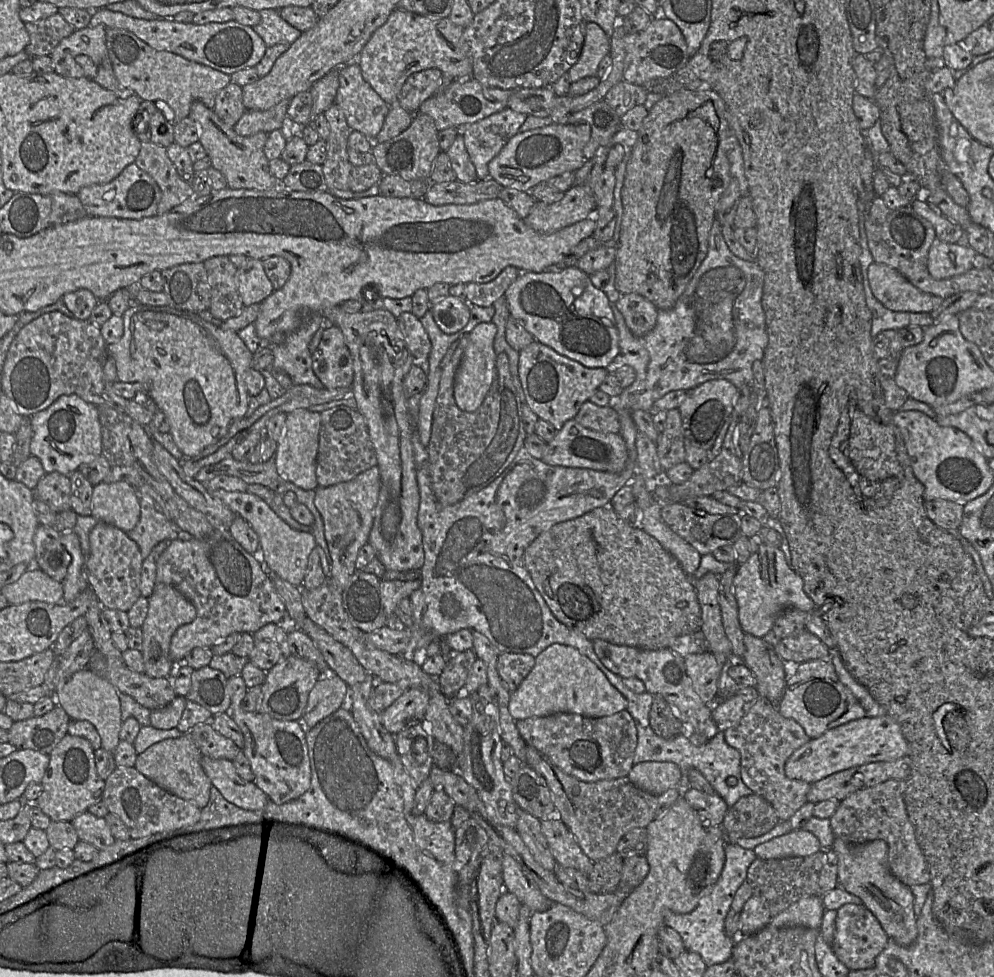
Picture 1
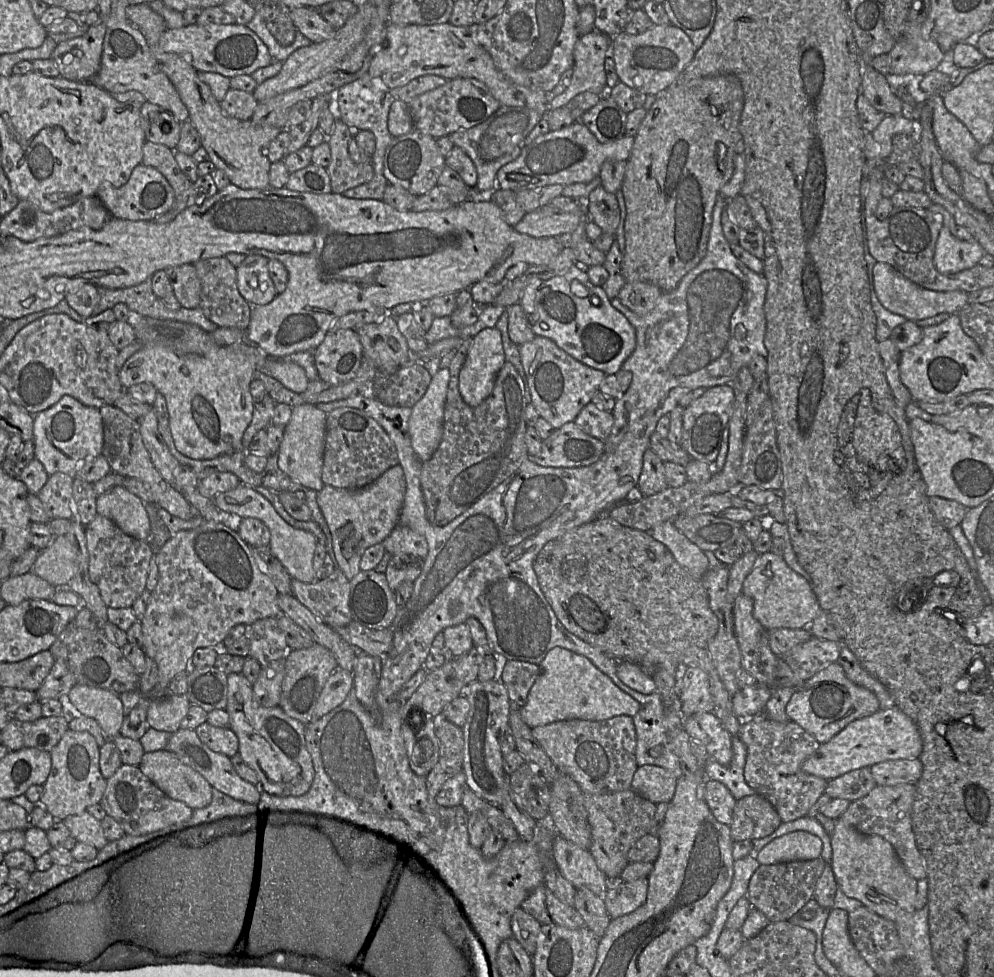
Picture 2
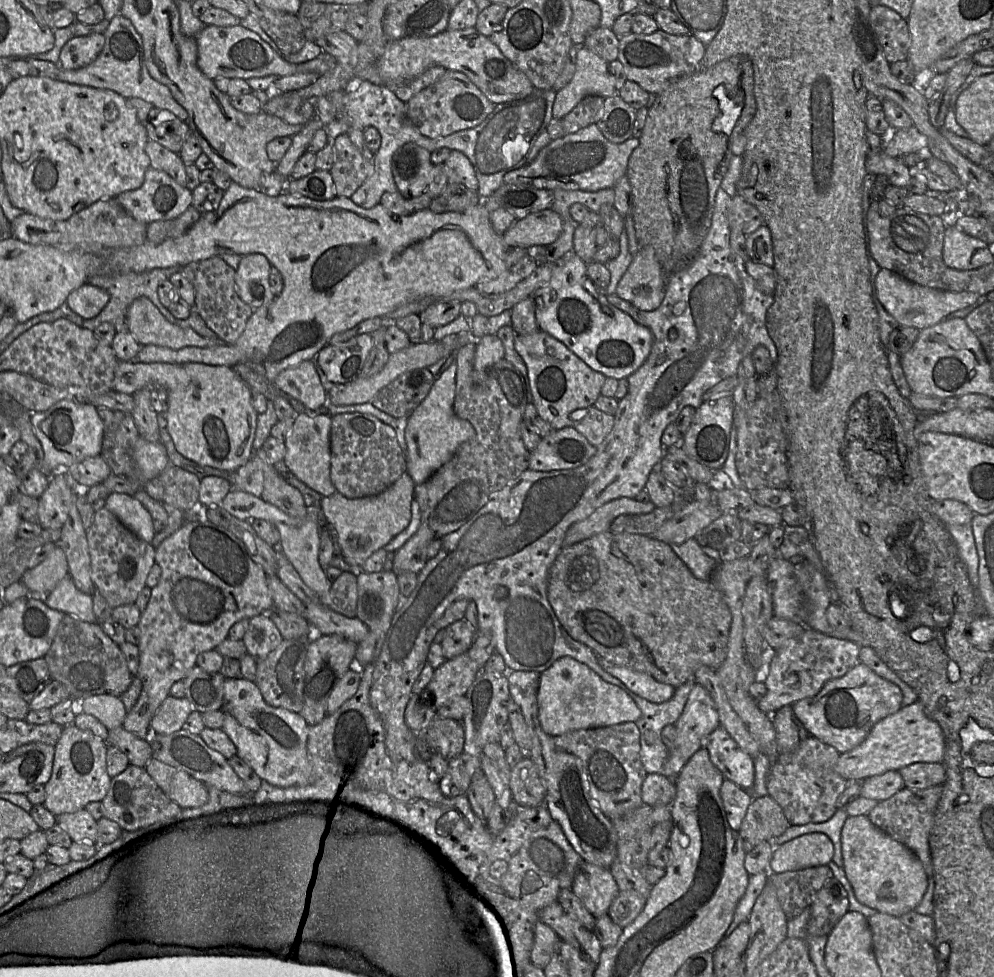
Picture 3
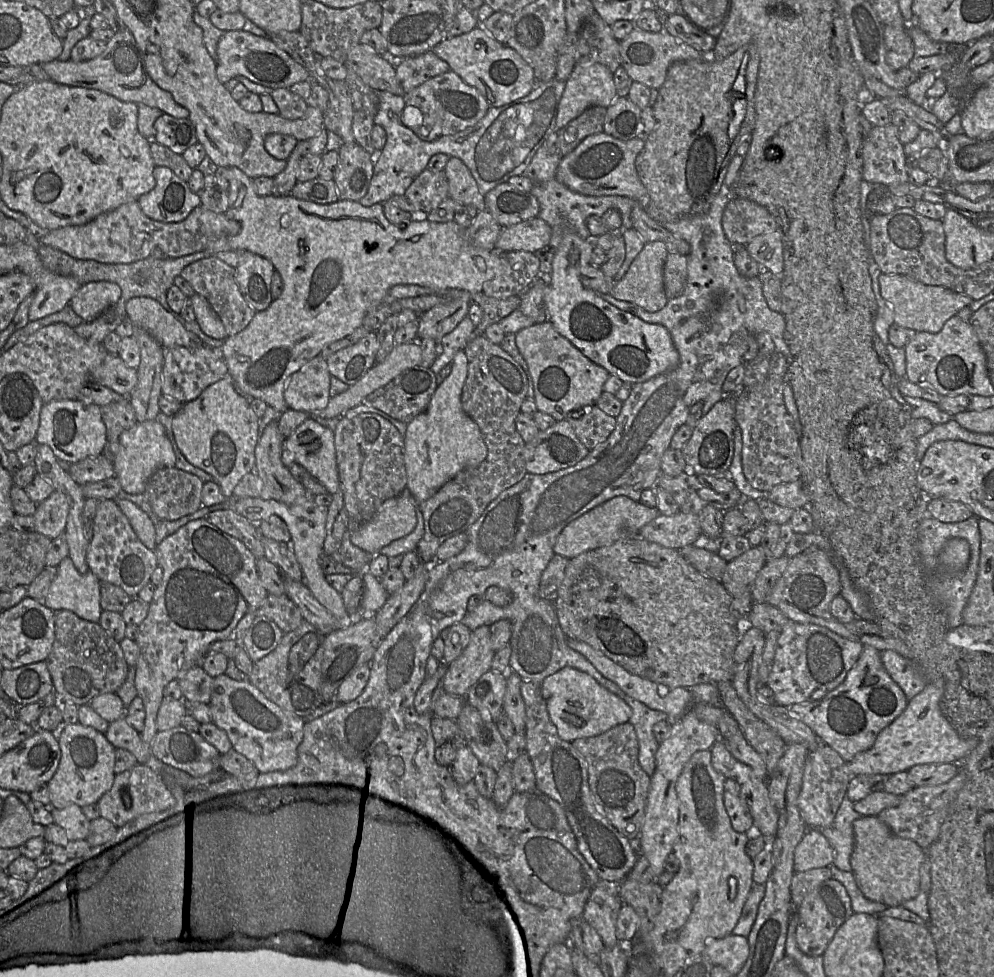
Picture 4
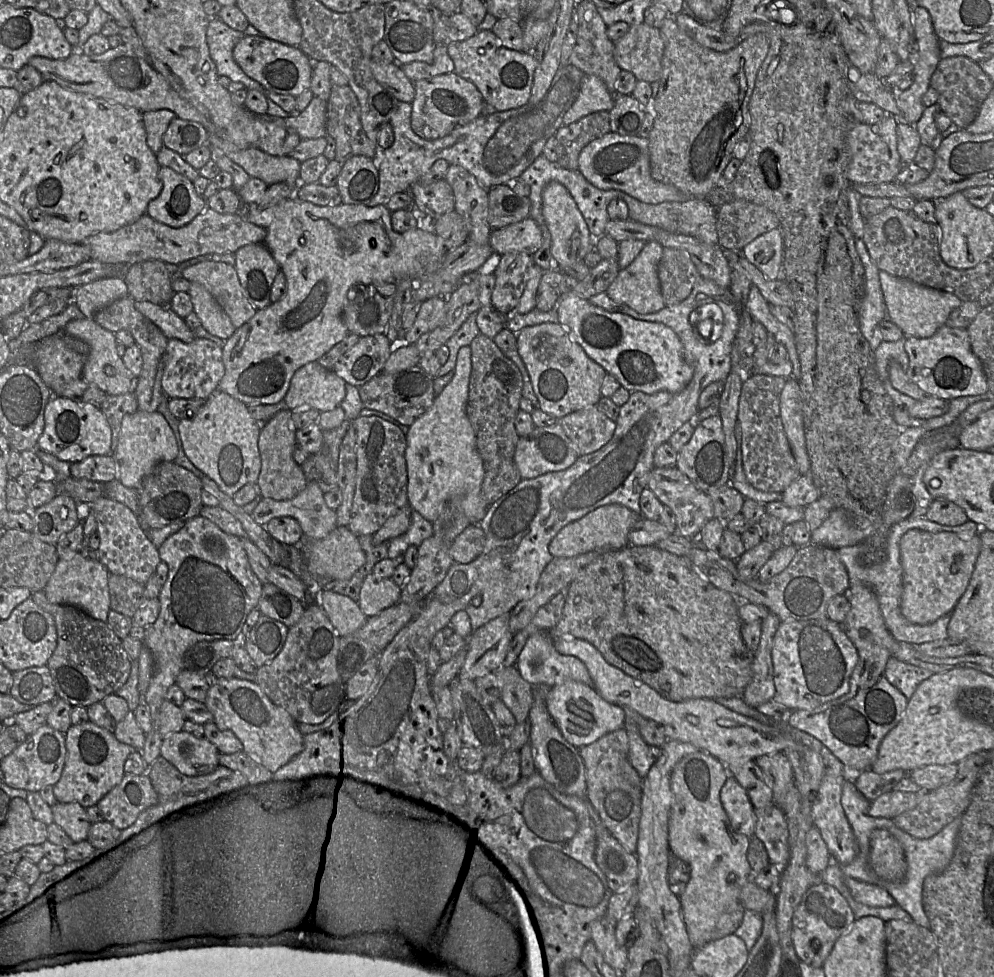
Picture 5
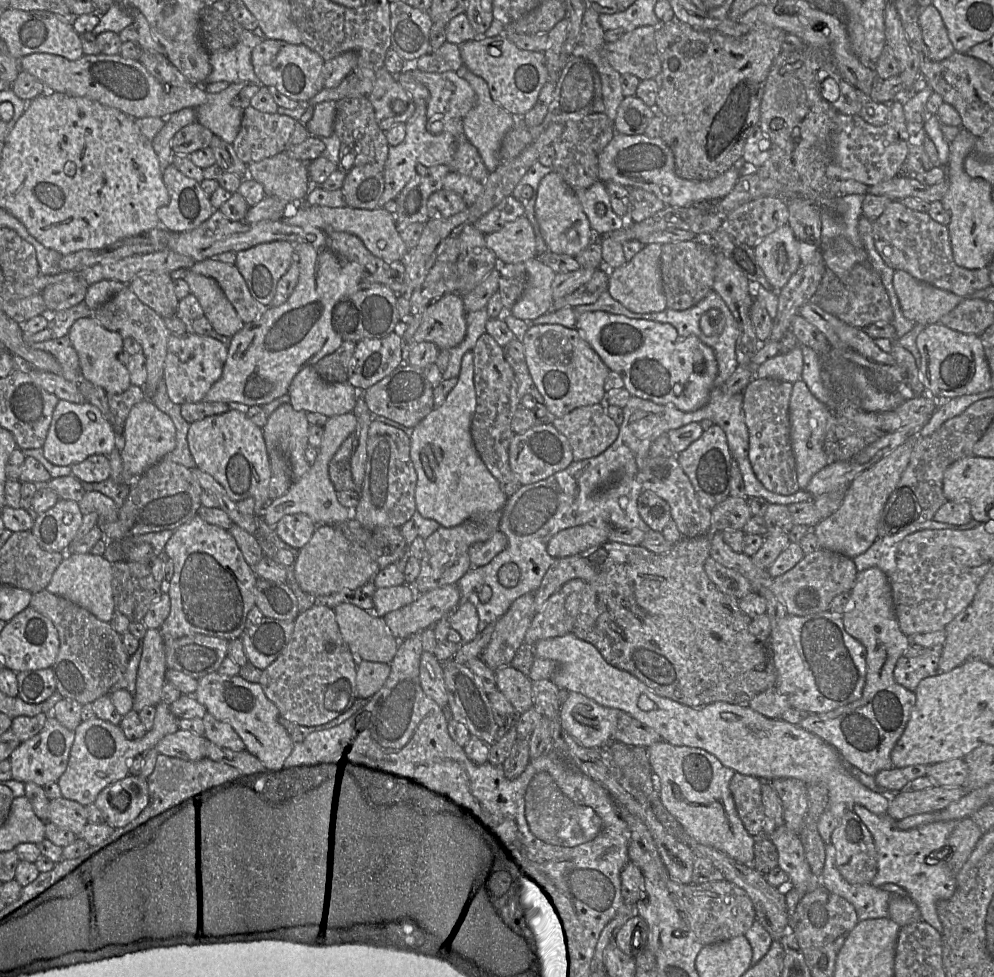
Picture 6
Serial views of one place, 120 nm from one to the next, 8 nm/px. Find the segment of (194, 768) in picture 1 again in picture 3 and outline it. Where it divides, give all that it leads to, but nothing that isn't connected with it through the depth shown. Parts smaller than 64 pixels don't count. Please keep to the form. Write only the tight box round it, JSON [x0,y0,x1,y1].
[145,757,208,809]

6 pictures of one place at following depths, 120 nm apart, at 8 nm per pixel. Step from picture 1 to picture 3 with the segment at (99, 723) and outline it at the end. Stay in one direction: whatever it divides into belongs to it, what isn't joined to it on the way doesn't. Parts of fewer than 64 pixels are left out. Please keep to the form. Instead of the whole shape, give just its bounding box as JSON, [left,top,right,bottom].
[75,694,127,730]

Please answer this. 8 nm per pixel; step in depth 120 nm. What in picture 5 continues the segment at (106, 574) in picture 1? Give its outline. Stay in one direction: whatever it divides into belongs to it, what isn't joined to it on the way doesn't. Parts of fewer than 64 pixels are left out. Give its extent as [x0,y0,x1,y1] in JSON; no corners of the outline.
[89,496,161,584]

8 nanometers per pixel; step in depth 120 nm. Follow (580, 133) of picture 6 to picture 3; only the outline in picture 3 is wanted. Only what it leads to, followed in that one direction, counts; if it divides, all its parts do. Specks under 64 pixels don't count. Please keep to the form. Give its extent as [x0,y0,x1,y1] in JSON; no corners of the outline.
[561,95,604,135]

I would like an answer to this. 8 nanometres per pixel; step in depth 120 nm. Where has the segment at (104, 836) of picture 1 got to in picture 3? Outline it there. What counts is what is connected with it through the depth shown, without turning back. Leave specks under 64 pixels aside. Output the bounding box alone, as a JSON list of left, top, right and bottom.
[56,808,98,843]

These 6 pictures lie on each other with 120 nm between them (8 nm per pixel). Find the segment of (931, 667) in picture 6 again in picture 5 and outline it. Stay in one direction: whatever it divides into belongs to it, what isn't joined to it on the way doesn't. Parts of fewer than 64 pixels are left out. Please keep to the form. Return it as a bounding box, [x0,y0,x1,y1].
[885,657,934,700]

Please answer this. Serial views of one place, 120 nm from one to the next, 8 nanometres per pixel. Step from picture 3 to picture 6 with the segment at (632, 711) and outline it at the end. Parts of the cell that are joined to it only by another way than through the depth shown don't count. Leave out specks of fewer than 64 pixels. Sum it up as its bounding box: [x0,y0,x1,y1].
[560,692,621,748]

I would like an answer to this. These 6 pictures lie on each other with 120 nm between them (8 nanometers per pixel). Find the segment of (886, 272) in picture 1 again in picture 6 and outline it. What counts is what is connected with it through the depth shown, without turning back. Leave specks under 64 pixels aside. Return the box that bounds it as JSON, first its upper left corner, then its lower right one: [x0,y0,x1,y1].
[893,271,962,324]

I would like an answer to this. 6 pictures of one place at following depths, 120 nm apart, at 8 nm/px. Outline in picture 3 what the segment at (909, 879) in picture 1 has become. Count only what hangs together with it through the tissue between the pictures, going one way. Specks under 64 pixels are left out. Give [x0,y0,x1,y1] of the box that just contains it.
[867,785,942,878]

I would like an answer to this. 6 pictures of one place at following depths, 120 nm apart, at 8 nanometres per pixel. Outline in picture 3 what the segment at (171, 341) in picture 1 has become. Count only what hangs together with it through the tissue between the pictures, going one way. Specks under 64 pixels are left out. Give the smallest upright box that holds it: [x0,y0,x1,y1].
[113,361,258,472]

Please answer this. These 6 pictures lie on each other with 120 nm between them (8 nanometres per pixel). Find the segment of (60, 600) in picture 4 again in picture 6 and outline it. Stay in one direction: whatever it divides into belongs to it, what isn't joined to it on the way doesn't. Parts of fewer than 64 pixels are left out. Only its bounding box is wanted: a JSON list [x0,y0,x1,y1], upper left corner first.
[46,553,115,622]

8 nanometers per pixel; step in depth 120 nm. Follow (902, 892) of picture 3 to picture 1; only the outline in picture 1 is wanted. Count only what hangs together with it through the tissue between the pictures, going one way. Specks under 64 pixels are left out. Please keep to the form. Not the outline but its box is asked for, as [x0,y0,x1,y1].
[832,838,917,946]

